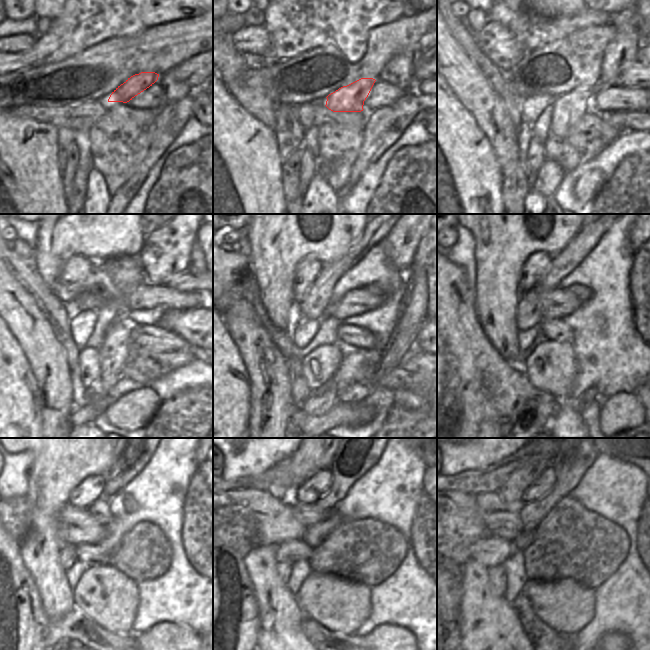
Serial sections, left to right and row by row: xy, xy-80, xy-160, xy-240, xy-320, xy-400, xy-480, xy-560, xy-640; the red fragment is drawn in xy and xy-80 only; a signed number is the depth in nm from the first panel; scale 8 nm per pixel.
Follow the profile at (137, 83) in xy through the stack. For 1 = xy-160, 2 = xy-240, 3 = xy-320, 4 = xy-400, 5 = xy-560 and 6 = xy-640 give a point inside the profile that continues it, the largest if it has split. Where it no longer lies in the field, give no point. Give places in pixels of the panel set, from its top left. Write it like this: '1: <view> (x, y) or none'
1: xy-160 (567, 109)
2: xy-240 (117, 343)
3: xy-320 (325, 398)
4: xy-400 (531, 417)
5: none
6: none

